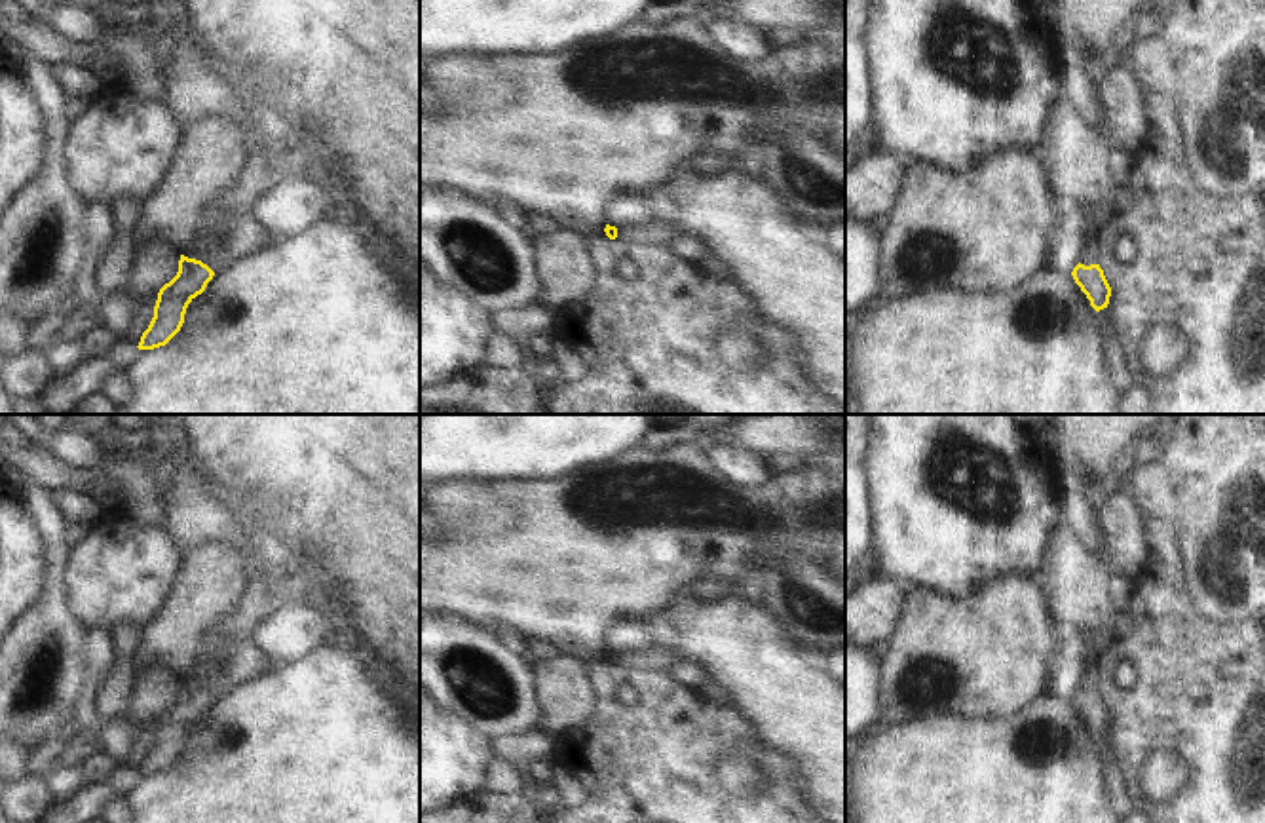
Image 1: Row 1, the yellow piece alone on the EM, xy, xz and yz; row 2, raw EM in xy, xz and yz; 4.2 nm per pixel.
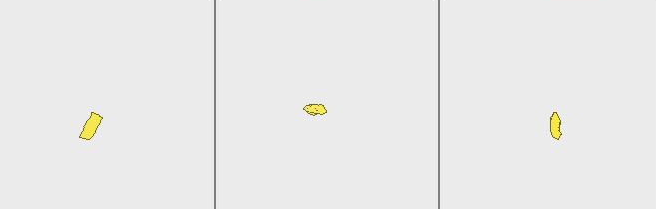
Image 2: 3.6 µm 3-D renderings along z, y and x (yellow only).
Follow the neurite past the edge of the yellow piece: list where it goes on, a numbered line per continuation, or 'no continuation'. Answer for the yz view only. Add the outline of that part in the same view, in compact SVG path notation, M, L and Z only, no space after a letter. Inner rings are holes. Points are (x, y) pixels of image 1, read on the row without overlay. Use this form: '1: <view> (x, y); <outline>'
1: yz (1091, 677); M1094 654L1094 656L1085 660L1085 675L1081 680L1081 690L1085 690L1085 692L1098 690L1100 658L1102 658L1102 654Z

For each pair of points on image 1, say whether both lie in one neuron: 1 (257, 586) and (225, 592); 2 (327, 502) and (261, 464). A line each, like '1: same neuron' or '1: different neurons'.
1: different neurons
2: same neuron

